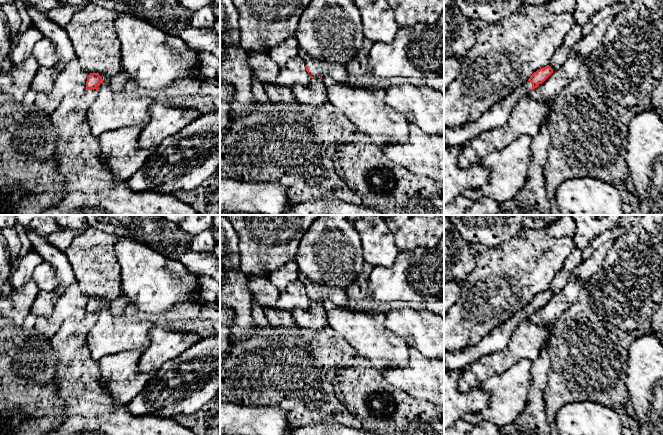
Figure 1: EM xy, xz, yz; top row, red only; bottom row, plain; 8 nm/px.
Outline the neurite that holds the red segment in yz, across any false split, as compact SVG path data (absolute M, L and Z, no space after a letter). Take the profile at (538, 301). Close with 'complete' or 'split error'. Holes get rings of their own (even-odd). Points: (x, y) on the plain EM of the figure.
M547 289L532 298L527 306L516 312L510 319L492 330L477 346L460 352L444 352L444 370L463 370L485 354L502 350L518 326L542 308L553 293Z | split error

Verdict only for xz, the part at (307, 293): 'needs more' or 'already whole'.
needs more

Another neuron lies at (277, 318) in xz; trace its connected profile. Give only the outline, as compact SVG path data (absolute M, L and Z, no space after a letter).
M264 308L263 311L272 327L297 326L297 323L290 312L278 308Z

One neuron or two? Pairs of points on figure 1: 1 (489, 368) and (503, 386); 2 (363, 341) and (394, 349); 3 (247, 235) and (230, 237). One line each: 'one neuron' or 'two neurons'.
1: two neurons
2: one neuron
3: two neurons

